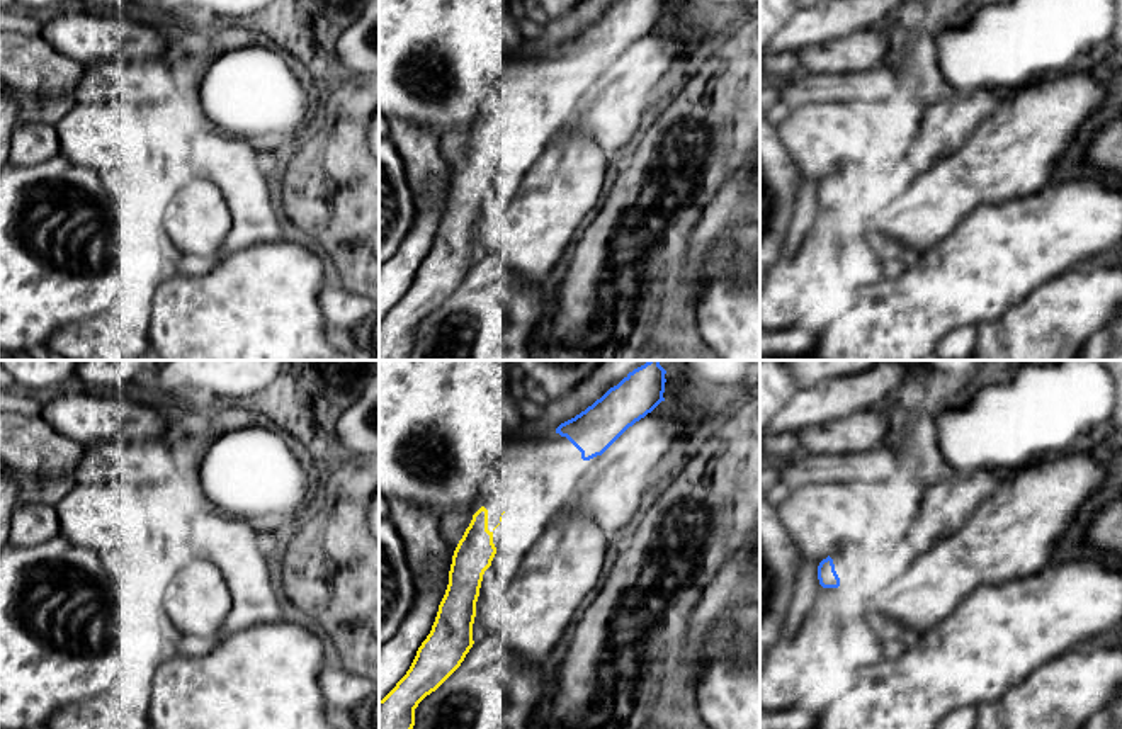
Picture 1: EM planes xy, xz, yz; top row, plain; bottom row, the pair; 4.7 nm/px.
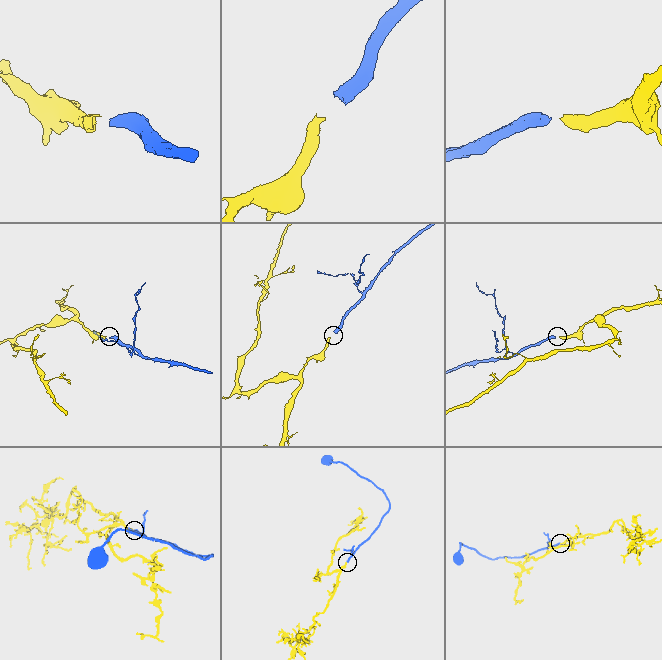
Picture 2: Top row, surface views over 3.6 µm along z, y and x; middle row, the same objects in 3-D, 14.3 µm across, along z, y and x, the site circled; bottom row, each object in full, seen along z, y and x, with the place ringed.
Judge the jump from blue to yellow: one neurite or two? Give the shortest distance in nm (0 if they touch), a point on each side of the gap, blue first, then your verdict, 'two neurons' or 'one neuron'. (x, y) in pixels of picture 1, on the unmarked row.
440 nm apart; from blue across xz (582, 77), (504, 131); one neuron

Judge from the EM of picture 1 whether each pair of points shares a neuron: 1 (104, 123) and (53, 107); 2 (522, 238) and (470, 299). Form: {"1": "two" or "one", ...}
{"1": "two", "2": "two"}

